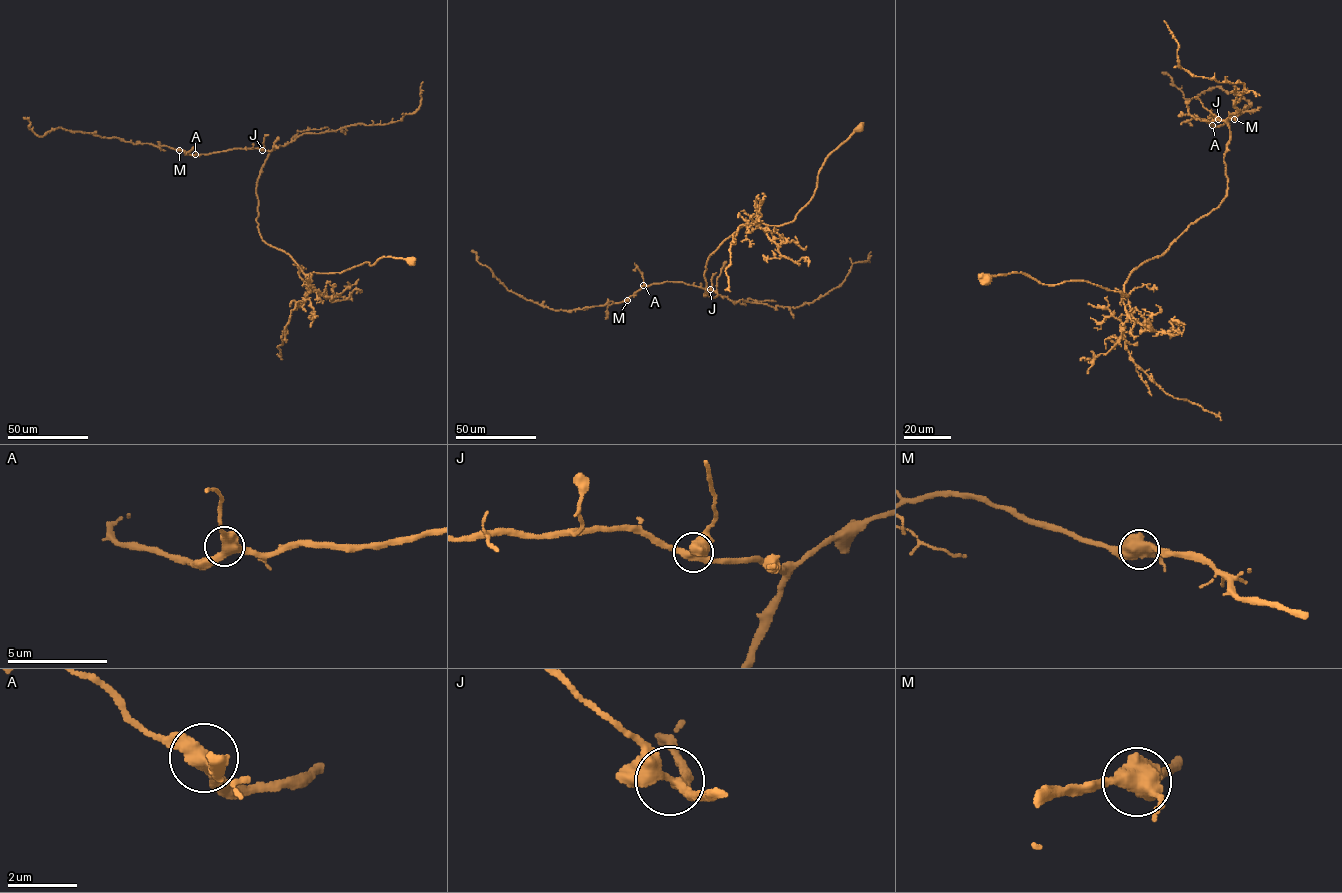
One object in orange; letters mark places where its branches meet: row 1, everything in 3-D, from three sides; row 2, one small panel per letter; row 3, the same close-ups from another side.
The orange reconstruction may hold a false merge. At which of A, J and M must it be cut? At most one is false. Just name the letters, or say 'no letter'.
no letter

